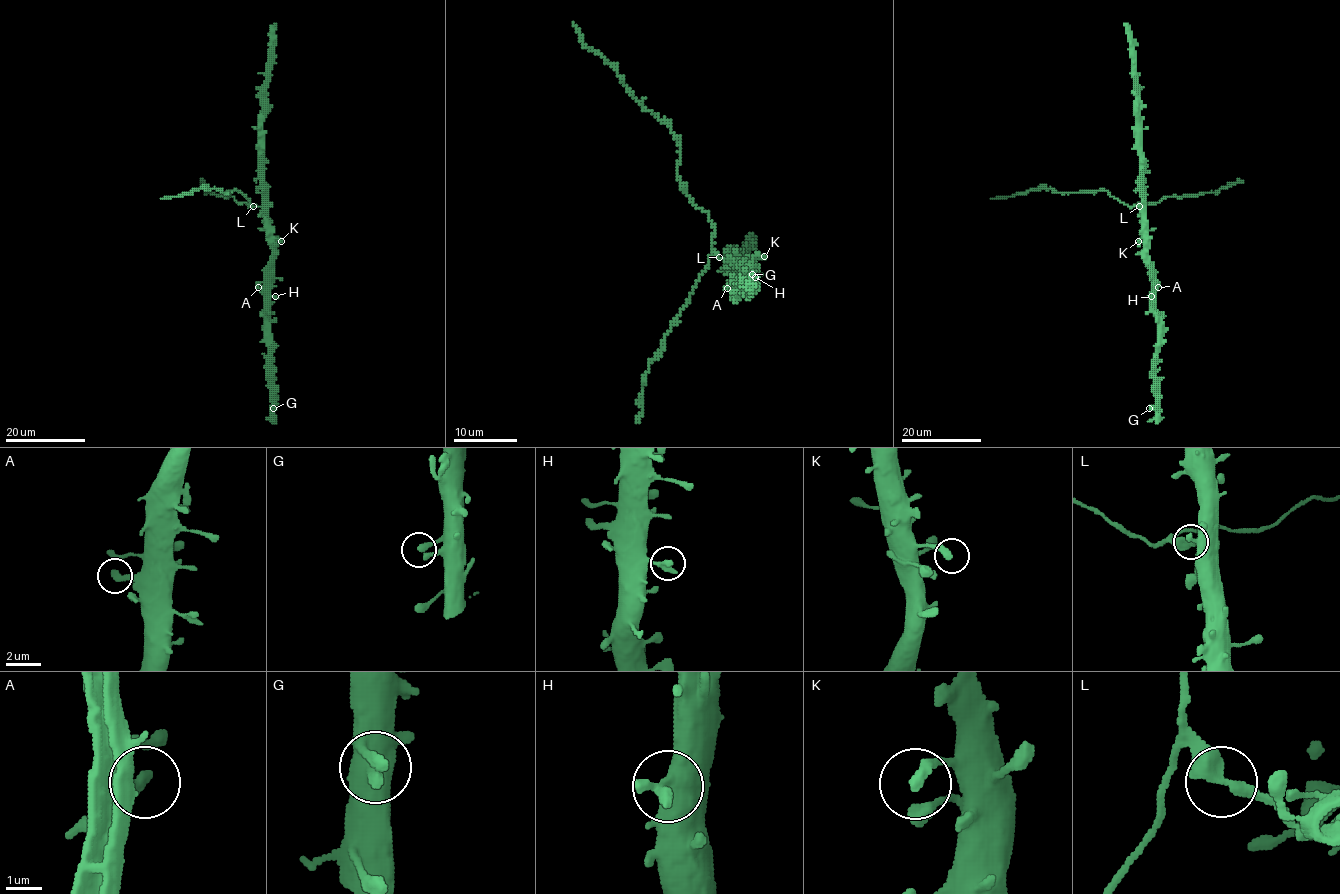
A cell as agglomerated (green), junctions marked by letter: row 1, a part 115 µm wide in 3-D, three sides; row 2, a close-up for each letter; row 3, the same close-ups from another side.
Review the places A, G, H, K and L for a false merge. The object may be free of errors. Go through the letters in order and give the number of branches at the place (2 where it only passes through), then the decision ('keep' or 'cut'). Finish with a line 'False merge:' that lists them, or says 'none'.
A: 1 | keep
G: 2 | keep
H: 2 | keep
K: 1 | keep
L: 2 | cut
False merge: L

